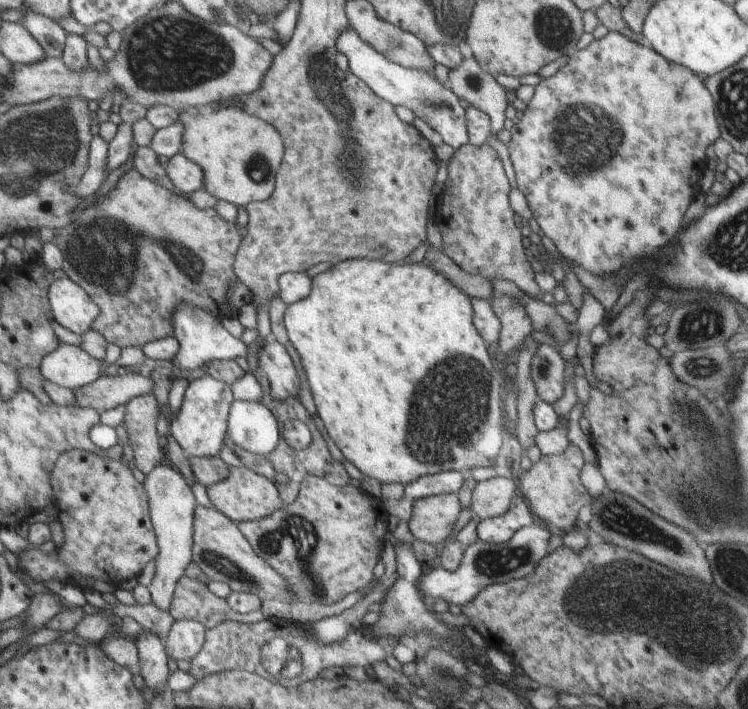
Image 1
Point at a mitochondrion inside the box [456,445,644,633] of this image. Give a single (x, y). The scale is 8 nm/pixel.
(495, 562)

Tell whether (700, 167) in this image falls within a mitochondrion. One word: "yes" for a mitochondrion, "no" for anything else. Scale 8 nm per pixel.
no

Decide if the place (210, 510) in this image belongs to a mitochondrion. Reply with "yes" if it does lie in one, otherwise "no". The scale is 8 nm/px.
no

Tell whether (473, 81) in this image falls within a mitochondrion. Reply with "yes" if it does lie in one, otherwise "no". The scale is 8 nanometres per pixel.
yes

